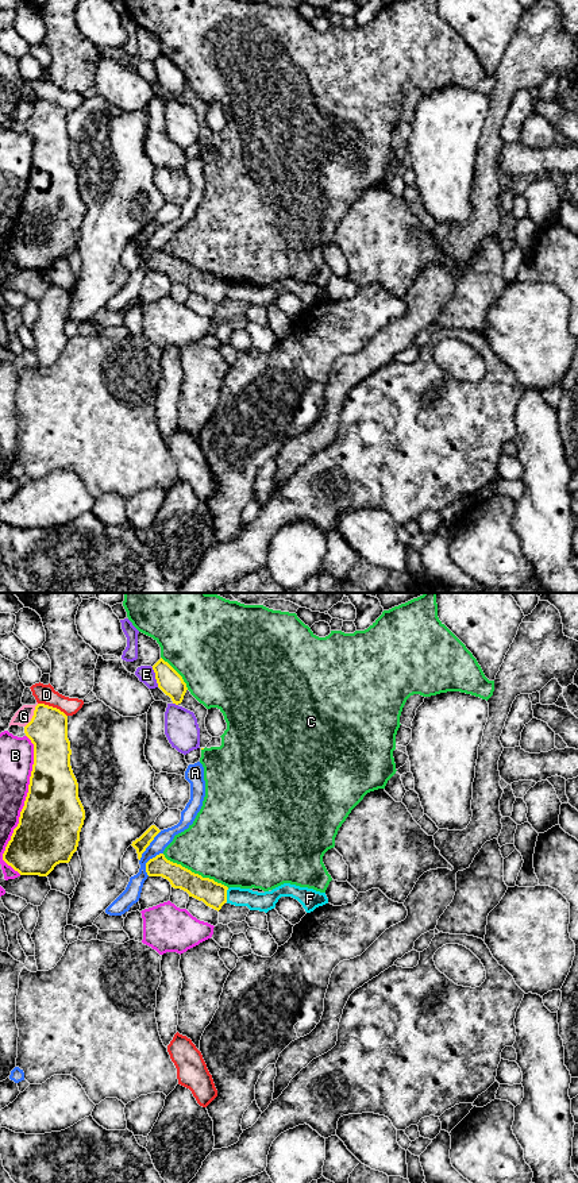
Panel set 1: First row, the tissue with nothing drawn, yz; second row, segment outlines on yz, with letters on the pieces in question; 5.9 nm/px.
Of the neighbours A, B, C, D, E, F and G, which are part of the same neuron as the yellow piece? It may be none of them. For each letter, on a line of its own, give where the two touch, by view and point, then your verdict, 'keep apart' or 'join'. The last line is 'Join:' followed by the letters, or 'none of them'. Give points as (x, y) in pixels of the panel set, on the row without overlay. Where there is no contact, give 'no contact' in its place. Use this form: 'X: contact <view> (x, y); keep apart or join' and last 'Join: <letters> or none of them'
A: contact yz (149, 239); keep apart
B: contact yz (24, 200); keep apart
C: contact yz (196, 269); keep apart
D: contact yz (51, 101); keep apart
E: contact yz (155, 72); keep apart
F: contact yz (226, 291); join
G: contact yz (33, 111); keep apart
Join: F

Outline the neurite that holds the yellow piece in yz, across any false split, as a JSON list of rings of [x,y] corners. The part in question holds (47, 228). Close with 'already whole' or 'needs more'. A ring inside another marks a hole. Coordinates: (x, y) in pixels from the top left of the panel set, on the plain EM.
[[[38,99],[24,128],[34,139],[34,159],[19,219],[5,242],[3,255],[20,270],[47,271],[57,259],[69,258],[77,246],[85,205],[70,161],[68,111],[57,103]]] | already whole

